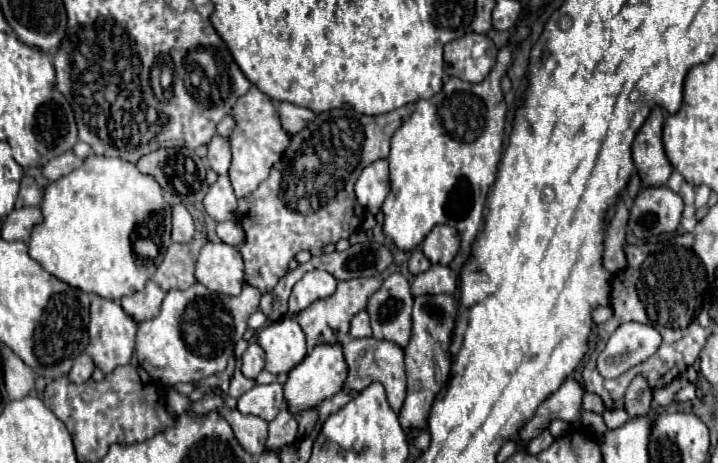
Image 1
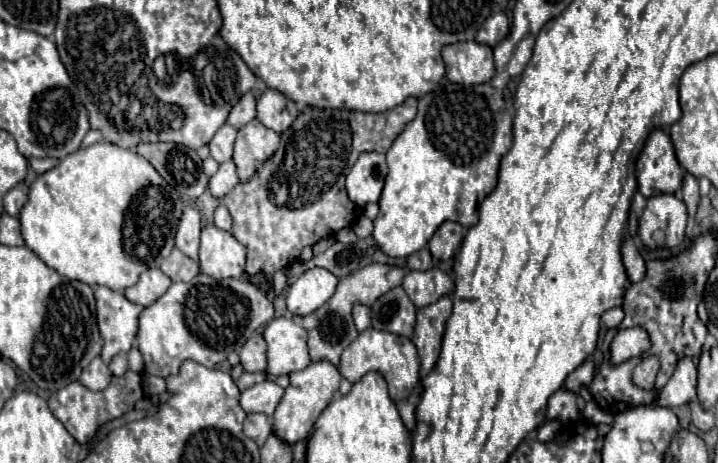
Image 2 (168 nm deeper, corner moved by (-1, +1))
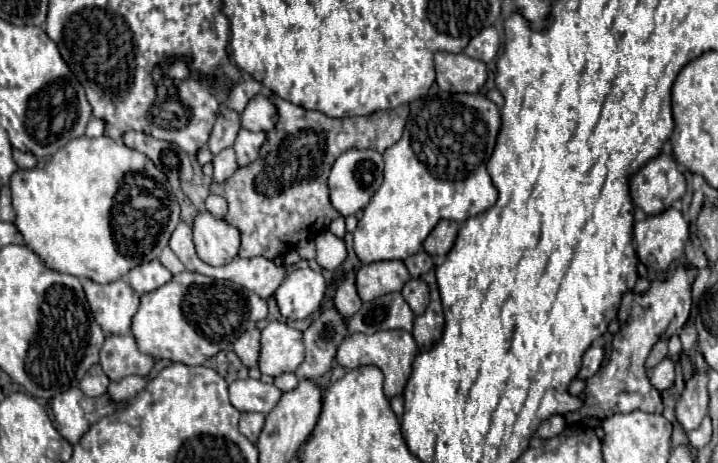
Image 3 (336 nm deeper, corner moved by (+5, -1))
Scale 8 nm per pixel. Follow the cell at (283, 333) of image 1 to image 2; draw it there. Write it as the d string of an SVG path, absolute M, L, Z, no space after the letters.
M272 319L264 329L264 339L268 343L270 375L288 375L312 363L306 347L306 329L300 327L294 319Z

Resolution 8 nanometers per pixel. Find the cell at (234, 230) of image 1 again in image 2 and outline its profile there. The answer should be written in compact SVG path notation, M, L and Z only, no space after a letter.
M218 205L218 207L216 207L216 211L214 211L214 223L216 223L216 227L220 227L220 229L224 229L224 231L230 231L230 227L232 227L232 217L230 217L226 205Z

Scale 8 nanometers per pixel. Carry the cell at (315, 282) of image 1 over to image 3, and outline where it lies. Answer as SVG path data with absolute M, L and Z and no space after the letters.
M302 265L282 281L274 297L280 313L286 319L306 319L316 309L320 309L326 287L328 283L322 273L316 273L308 265Z

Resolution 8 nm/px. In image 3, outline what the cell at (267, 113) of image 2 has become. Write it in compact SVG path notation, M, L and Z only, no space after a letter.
M258 93L254 99L250 99L250 103L242 113L242 127L250 131L268 133L276 127L276 121L278 121L278 109L264 93Z

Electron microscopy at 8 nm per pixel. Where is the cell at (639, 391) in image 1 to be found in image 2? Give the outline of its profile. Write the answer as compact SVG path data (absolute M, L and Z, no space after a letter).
M646 357L632 373L632 379L638 387L642 389L652 389L654 387L654 379L656 379L656 373L660 369L660 359L658 357Z

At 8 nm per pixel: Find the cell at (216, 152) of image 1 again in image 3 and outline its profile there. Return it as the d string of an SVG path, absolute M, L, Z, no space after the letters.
M222 107L222 111L220 111L220 115L216 119L216 125L214 125L212 133L210 133L210 141L208 141L210 153L218 155L222 149L232 147L240 127L242 127L240 115L230 111L228 107Z

